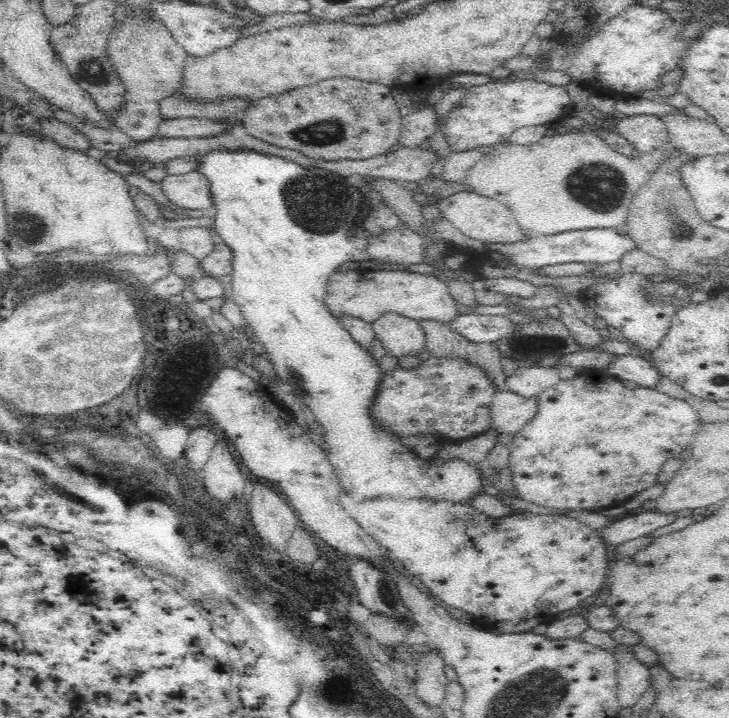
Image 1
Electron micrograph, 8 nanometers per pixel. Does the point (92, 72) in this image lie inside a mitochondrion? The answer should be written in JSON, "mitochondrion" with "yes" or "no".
{"mitochondrion":"yes"}

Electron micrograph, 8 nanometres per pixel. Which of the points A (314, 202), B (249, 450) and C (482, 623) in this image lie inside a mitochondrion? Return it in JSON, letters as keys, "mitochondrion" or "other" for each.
{"A":"mitochondrion","B":"other","C":"other"}

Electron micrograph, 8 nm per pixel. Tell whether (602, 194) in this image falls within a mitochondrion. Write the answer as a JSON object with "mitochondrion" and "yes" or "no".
{"mitochondrion":"yes"}

